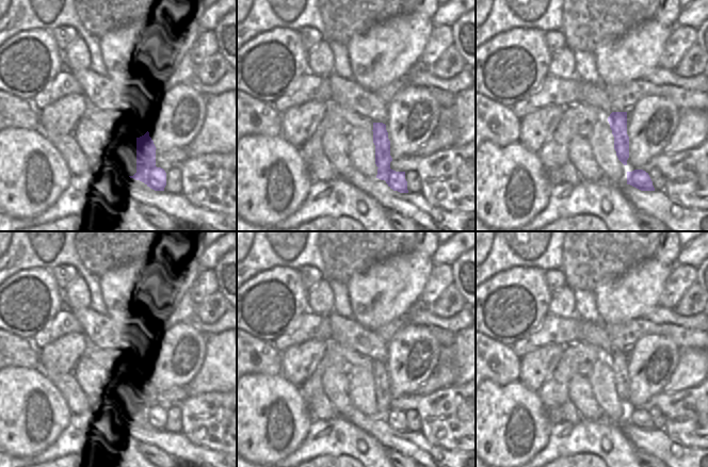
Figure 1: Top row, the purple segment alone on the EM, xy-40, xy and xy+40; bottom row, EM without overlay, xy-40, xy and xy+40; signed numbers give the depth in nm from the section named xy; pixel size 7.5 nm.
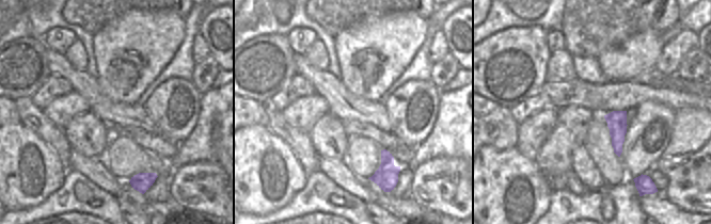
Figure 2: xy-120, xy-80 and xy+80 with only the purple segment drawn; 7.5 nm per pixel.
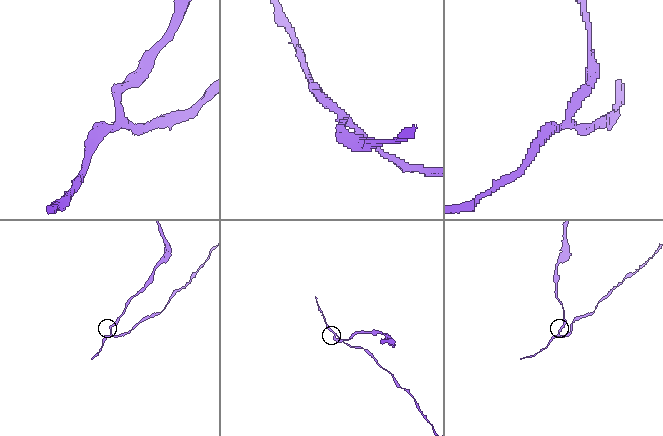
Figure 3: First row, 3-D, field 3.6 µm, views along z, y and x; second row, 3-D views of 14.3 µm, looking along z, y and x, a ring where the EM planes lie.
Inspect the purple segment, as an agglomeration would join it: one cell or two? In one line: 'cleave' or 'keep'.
cleave

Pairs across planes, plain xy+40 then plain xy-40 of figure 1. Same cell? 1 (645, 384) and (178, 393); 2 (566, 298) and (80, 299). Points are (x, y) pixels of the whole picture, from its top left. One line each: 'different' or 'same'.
1: different
2: same

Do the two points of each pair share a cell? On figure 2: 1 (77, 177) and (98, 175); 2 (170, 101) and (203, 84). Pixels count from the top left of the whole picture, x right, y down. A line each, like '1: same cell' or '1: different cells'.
1: different cells
2: different cells

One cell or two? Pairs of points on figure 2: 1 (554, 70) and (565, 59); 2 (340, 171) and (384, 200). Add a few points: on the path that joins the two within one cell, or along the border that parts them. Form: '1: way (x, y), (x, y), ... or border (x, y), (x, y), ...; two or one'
1: way (557, 67), (562, 62); one
2: way (351, 182), (359, 188), (376, 189); one

